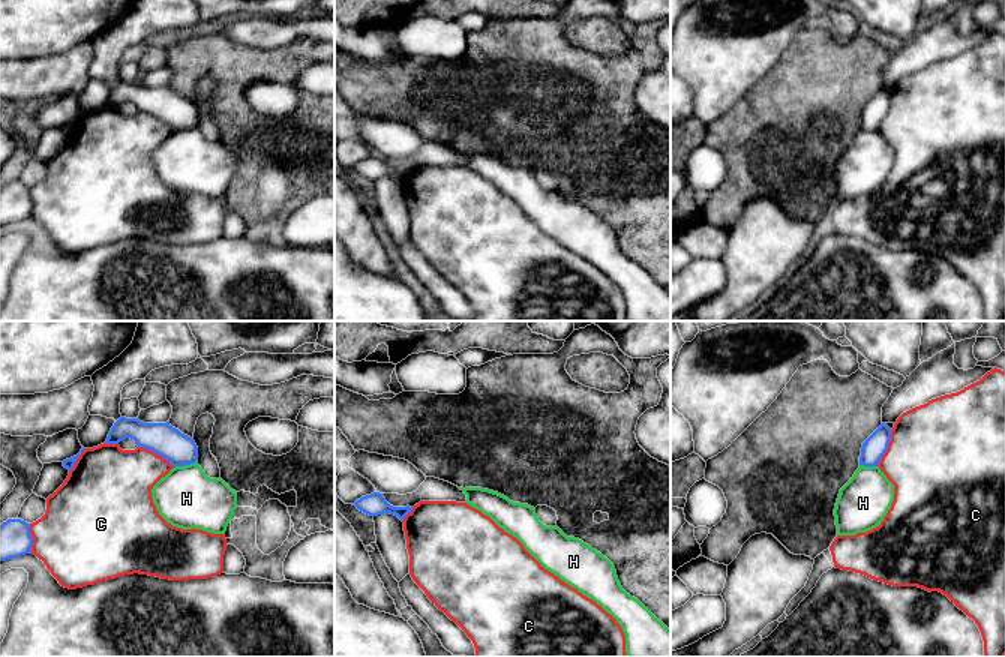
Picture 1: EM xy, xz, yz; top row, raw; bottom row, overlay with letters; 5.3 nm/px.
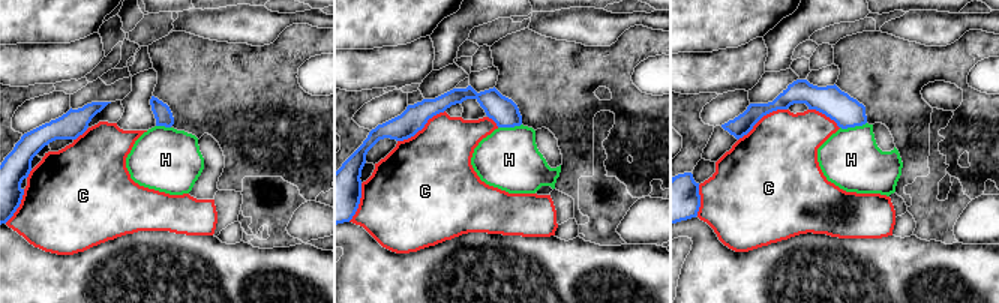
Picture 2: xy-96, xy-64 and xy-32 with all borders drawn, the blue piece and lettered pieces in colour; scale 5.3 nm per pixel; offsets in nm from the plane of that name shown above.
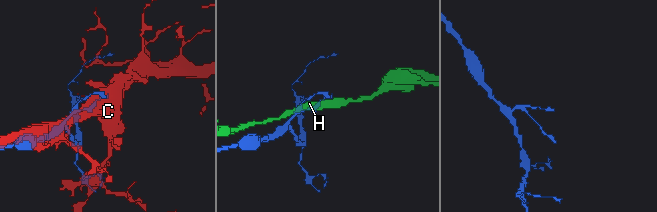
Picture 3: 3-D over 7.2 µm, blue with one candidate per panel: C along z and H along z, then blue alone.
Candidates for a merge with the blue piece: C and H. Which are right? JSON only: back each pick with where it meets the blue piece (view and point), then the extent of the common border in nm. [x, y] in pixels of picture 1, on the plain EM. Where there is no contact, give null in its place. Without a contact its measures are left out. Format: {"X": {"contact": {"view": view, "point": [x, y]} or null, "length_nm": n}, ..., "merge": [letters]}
{"merge": []}

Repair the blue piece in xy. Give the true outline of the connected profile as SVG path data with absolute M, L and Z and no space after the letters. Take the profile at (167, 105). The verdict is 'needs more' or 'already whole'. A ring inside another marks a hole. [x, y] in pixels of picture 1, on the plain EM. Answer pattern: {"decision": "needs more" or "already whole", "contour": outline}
{"decision": "already whole", "contour": "M120 81L111 92L106 108L118 108L130 102L138 111L154 116L174 132L195 128L198 111L195 105L166 87L144 87L138 82Z"}

